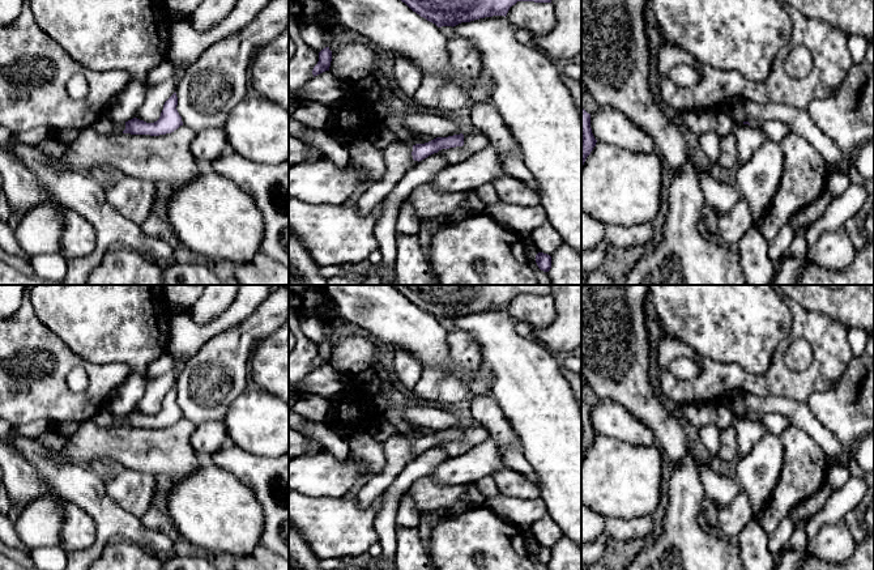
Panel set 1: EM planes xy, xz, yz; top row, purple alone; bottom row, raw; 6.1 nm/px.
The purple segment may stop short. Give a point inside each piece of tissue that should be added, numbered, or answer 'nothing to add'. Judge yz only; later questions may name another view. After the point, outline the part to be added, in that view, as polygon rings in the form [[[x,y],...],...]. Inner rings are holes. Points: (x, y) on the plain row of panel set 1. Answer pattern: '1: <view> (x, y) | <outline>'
nothing to add

